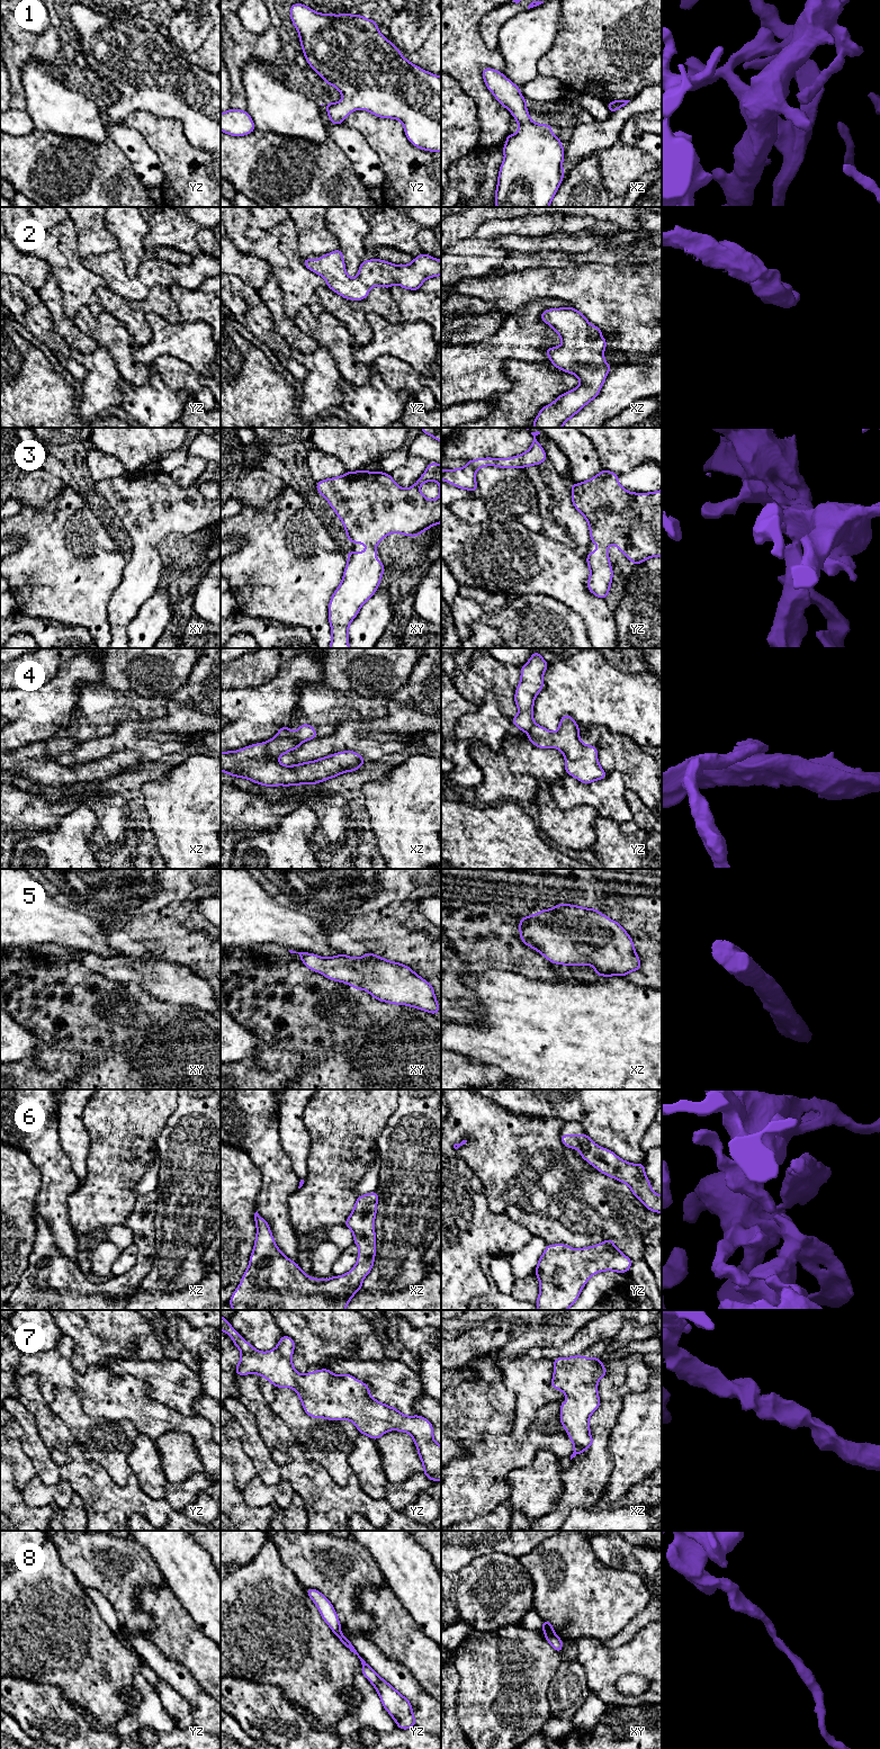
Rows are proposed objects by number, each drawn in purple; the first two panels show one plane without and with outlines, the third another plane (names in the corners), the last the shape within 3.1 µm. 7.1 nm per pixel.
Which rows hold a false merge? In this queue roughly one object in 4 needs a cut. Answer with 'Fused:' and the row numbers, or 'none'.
Fused: 4, 8

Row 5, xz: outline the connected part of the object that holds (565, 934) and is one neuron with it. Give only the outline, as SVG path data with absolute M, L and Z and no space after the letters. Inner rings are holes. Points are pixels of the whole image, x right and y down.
M559 904L551 909L541 909L528 917L521 916L519 924L521 941L541 953L555 965L593 966L596 976L620 976L640 970L640 960L631 936L616 921L596 908Z

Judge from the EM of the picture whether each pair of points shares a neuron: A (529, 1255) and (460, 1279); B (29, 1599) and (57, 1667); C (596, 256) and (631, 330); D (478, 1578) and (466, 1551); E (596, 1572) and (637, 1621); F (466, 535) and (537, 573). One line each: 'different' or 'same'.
A: different
B: same
C: different
D: different
E: different
F: same

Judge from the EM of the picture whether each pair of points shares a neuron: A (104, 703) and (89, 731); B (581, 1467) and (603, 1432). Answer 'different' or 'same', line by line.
A: same
B: same

